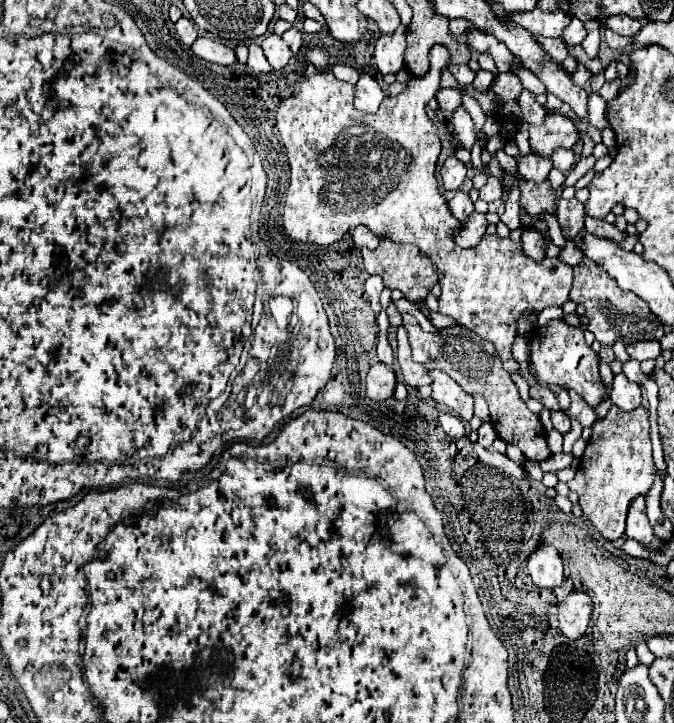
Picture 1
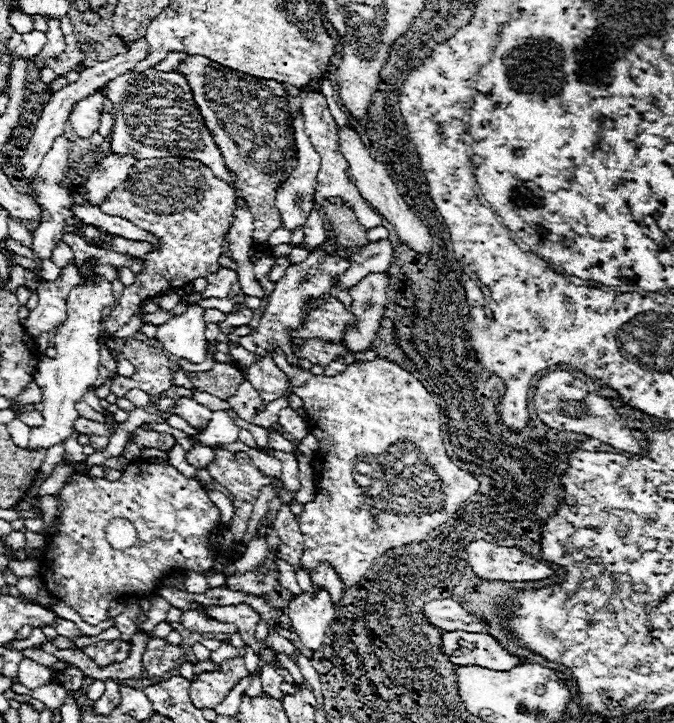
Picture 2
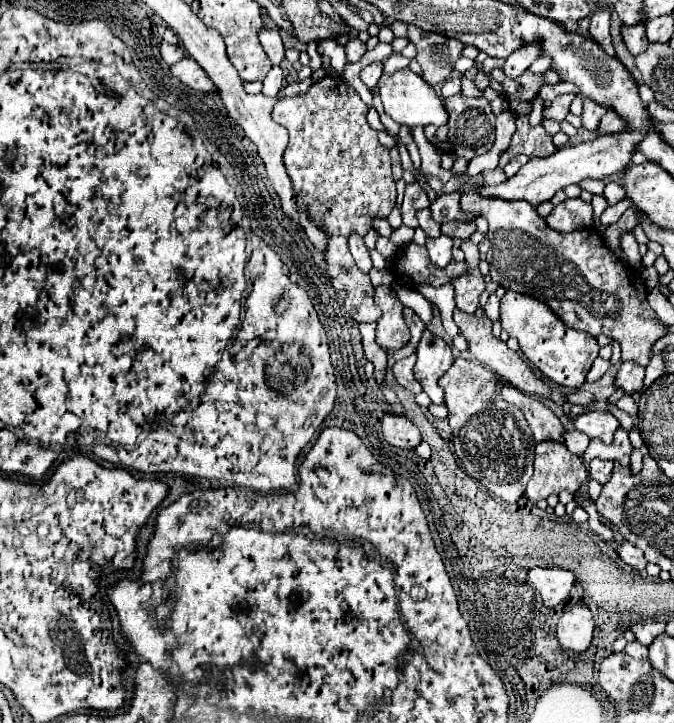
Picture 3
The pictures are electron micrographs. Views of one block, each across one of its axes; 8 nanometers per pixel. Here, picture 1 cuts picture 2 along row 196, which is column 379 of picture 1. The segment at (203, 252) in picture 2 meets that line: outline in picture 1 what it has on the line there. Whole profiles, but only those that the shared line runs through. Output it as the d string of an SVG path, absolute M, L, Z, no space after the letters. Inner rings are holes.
M434 46L430 52L430 72L424 78L412 78L402 94L386 98L376 114L364 114L354 108L352 84L336 80L330 70L318 70L316 66L308 64L304 70L304 80L300 80L300 92L284 100L276 114L276 126L292 168L292 182L288 186L288 198L284 198L282 208L282 226L292 240L322 247L338 242L348 230L360 224L368 226L382 238L390 238L392 242L416 244L420 252L432 258L438 268L442 288L442 296L438 300L440 312L452 316L460 326L492 342L498 356L504 360L512 358L510 348L516 338L516 320L522 312L542 312L546 306L564 306L568 302L572 268L558 258L544 258L540 264L532 262L532 258L524 254L520 242L514 242L512 238L500 238L498 234L486 234L482 242L470 250L464 250L452 242L452 230L456 230L460 222L452 218L448 204L438 190L436 160L440 154L440 136L438 128L424 110L424 104L428 104L428 100L438 92L440 70L446 64L448 50L444 46Z

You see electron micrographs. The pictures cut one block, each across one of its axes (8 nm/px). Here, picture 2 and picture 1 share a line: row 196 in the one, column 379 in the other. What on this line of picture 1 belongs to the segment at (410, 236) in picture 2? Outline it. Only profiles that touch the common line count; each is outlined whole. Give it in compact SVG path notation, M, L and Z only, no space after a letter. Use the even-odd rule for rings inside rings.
M382 362L374 364L366 378L366 396L374 402L384 402L394 396L396 388L396 376L390 366L384 366Z

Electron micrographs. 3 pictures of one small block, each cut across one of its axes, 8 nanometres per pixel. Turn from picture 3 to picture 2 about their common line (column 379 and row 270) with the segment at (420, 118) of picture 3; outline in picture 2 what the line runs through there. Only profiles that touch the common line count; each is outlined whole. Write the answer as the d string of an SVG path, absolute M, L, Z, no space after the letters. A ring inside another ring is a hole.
M80 266L84 272L84 282L74 288L68 296L68 316L62 326L54 330L54 348L58 350L56 358L42 358L38 362L38 372L34 382L42 388L44 392L44 424L40 428L30 430L30 444L28 448L50 448L56 442L64 442L72 430L74 430L74 420L78 416L74 402L82 400L84 392L88 386L92 386L98 378L98 366L100 366L100 346L98 346L98 336L102 328L102 310L110 304L114 304L114 296L110 294L110 282L100 282L94 286L86 284L86 278L90 270L86 266Z

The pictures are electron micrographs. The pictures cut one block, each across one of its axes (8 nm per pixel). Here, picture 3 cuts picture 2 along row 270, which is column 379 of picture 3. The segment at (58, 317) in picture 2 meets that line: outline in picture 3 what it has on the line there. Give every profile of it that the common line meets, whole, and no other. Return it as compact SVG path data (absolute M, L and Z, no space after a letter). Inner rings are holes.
M372 62L372 64L368 64L366 68L362 68L360 78L362 78L362 82L372 90L372 88L378 84L378 80L380 80L382 74L384 74L382 62Z

